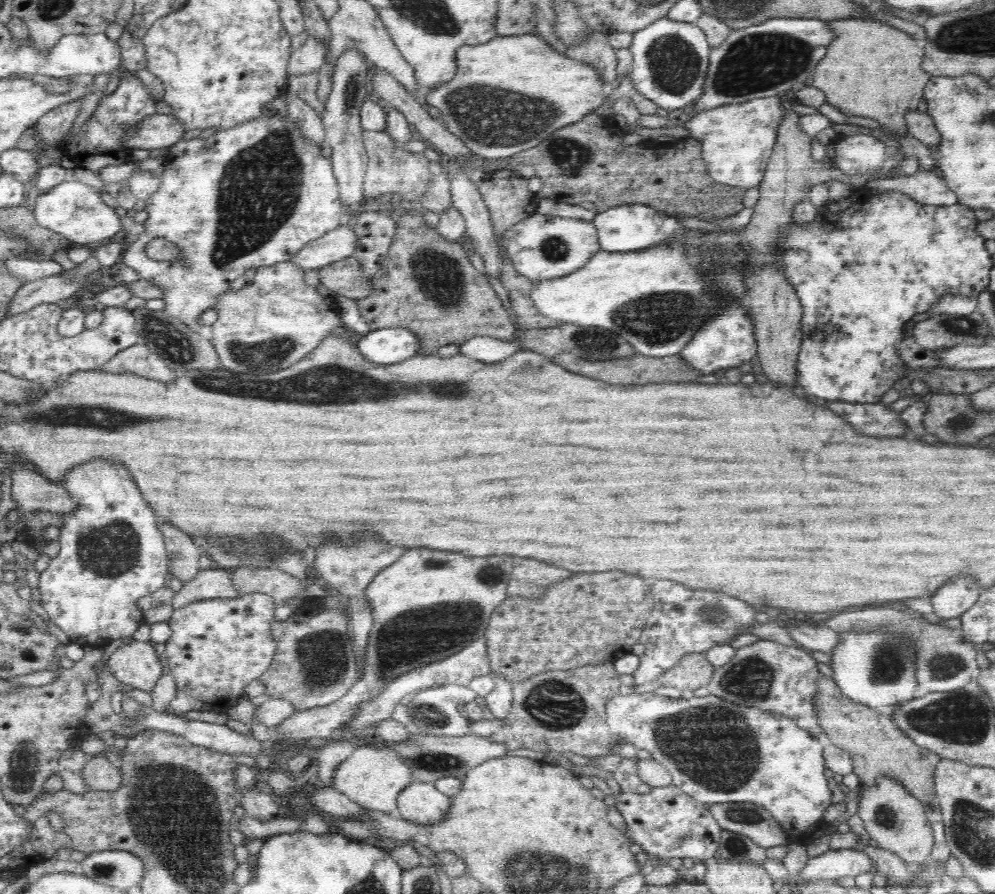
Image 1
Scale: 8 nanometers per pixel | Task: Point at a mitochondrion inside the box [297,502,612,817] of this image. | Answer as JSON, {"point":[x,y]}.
{"point":[410,637]}

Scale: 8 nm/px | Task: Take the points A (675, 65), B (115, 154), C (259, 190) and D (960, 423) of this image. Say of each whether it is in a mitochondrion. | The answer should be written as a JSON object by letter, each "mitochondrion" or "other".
{"A":"mitochondrion","B":"other","C":"mitochondrion","D":"mitochondrion"}

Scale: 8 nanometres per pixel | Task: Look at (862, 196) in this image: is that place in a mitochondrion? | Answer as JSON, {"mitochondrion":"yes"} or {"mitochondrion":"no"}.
{"mitochondrion":"no"}

